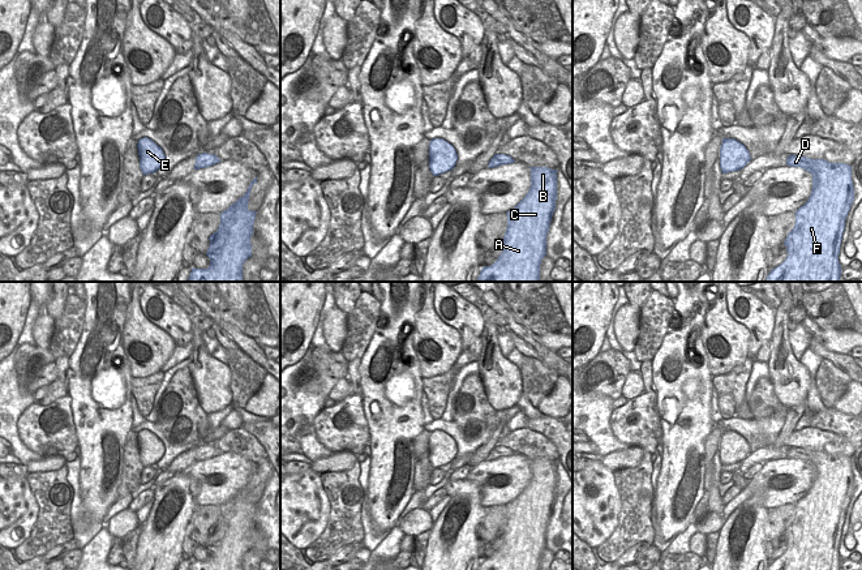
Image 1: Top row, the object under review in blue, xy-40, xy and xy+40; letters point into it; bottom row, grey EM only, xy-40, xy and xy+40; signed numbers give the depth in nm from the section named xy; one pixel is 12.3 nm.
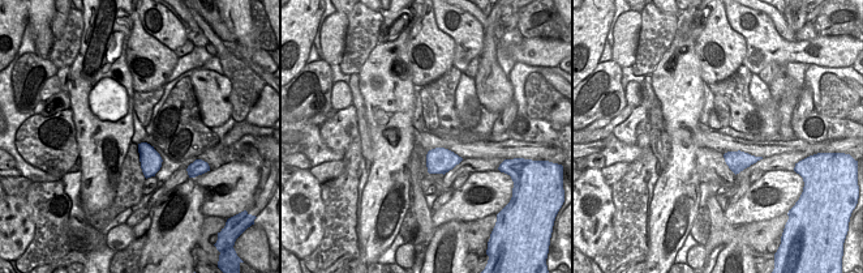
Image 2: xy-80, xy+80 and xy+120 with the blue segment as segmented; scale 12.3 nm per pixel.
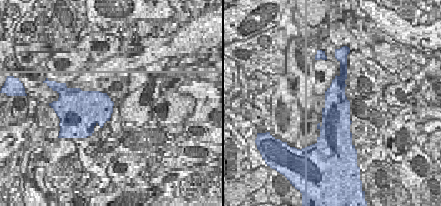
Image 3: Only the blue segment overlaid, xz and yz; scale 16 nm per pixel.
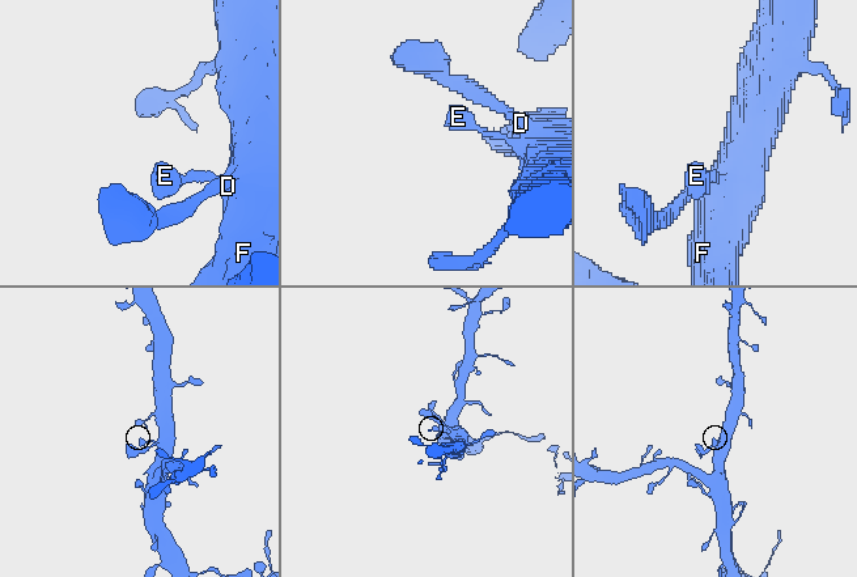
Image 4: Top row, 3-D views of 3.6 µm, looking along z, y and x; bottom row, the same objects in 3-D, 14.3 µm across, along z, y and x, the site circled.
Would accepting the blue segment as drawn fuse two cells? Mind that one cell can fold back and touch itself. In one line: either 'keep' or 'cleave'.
keep

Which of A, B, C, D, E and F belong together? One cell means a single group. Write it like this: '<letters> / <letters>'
A B C D E F

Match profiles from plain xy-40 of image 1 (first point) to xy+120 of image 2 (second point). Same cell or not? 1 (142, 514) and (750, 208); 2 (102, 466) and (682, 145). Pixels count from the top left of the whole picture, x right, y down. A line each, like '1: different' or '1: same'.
1: same
2: same

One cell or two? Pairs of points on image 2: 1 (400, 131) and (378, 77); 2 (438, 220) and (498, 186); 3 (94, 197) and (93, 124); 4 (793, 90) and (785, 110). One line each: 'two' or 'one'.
1: one
2: one
3: one
4: one

